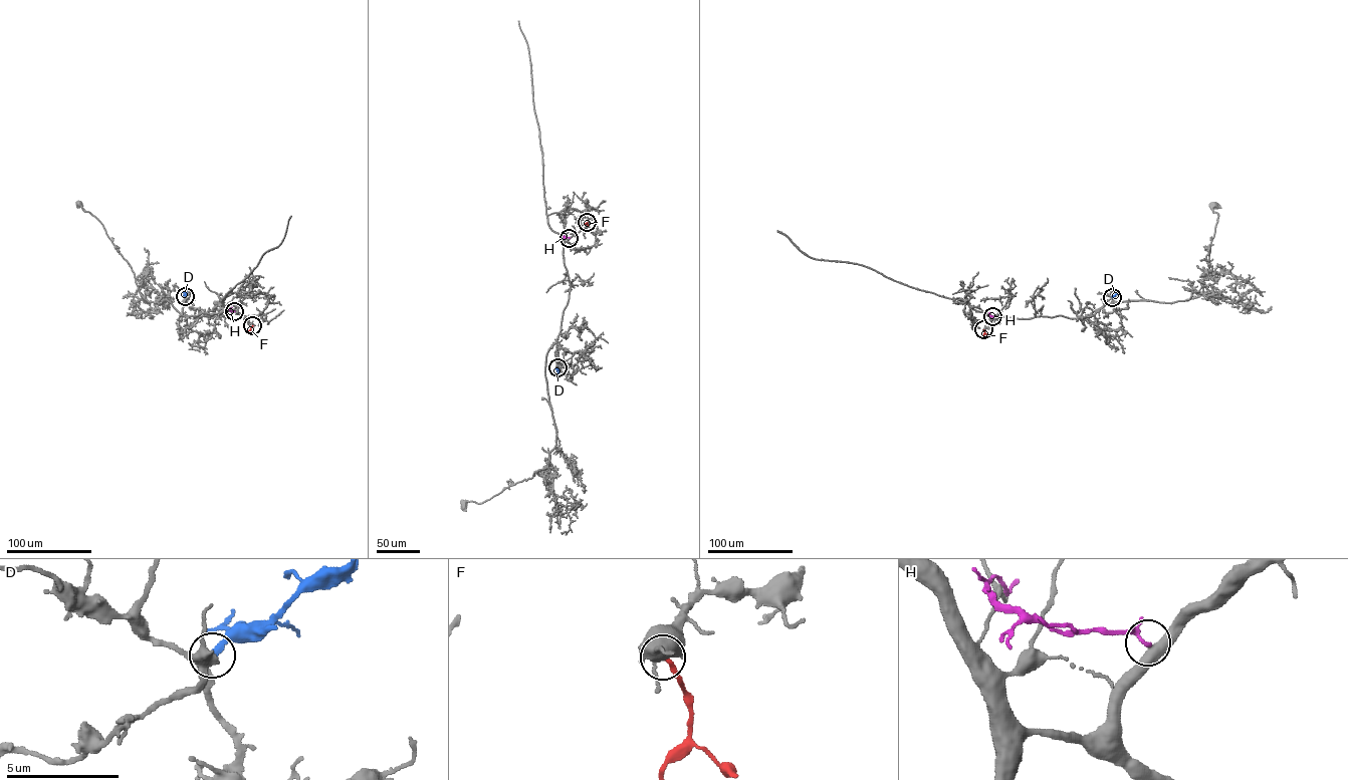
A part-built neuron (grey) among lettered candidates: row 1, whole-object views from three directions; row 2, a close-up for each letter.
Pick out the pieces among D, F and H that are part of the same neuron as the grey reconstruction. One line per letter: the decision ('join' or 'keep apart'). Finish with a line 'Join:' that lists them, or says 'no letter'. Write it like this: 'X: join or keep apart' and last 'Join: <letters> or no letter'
D: join
F: keep apart
H: keep apart
Join: D

